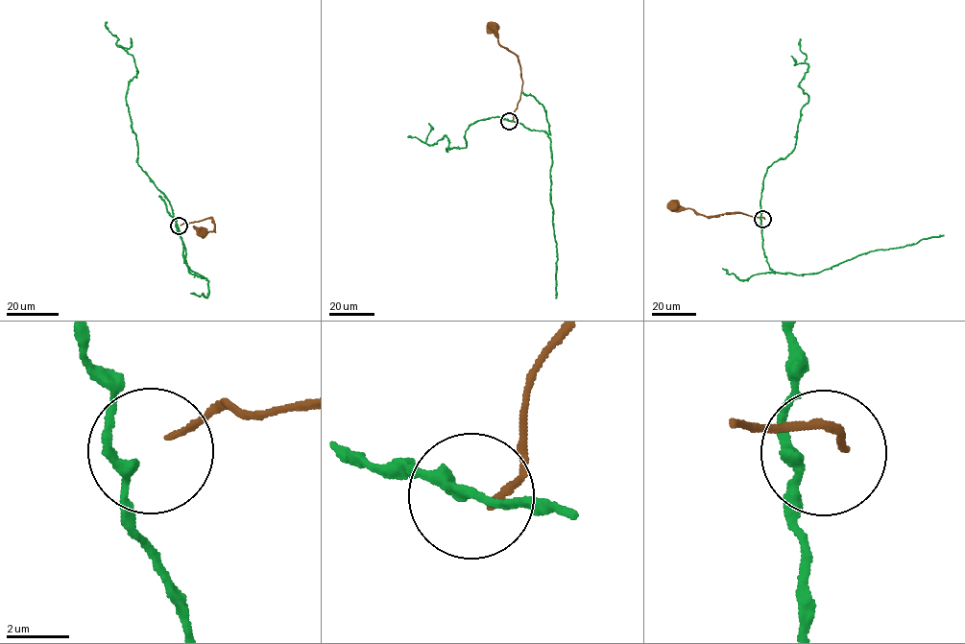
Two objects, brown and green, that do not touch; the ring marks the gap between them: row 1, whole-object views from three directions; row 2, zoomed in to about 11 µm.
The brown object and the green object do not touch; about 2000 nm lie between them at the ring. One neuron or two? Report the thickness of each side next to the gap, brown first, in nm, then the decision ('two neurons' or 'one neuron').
190/320 nm | two neurons

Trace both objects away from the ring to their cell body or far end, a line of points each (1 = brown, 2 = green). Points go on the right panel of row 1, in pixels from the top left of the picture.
1: (764, 219), (740, 213), (709, 216), (675, 203), (672, 205)
2: (761, 219), (762, 249), (769, 268), (779, 273), (797, 274), (815, 274), (872, 250), (904, 247), (943, 234)

